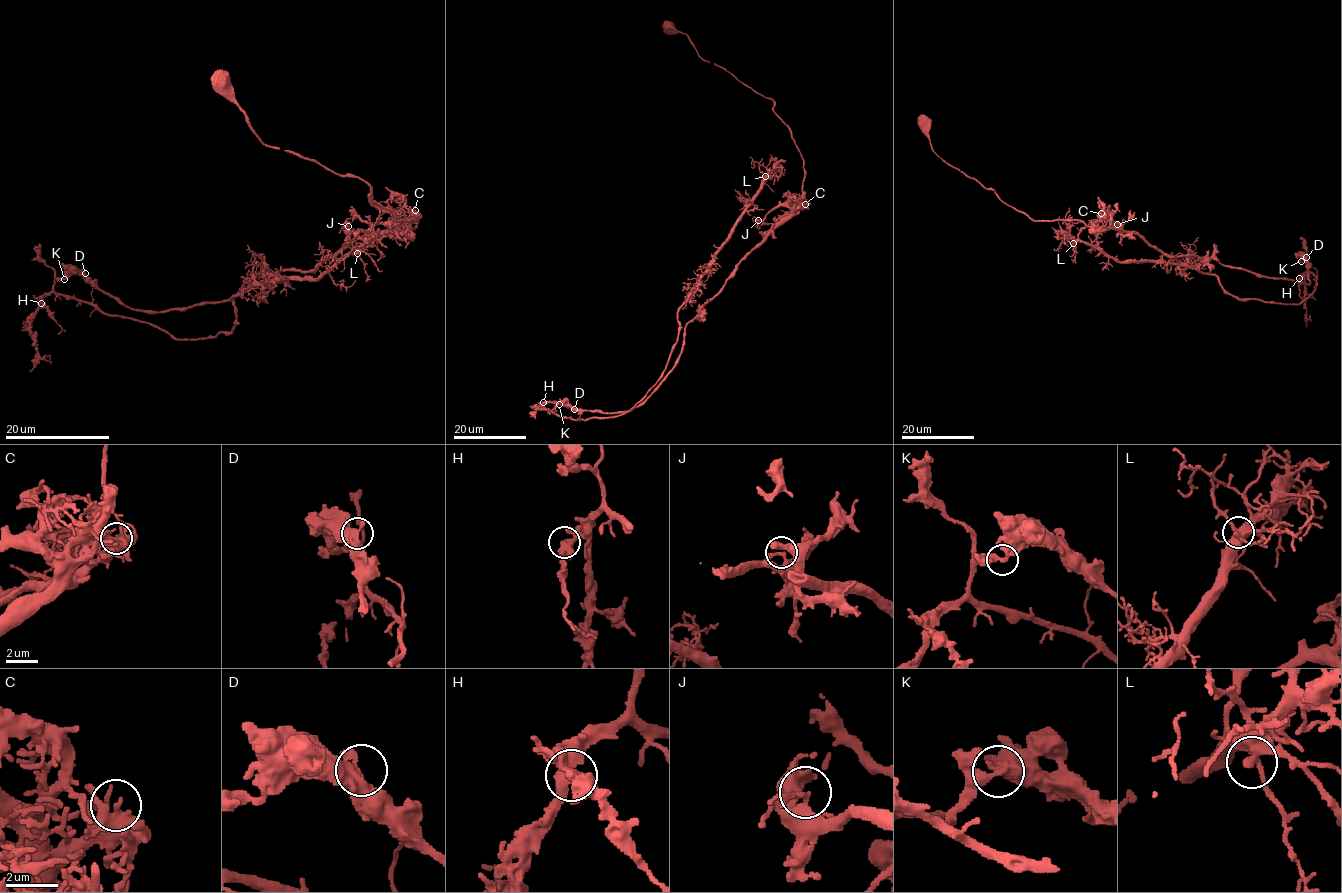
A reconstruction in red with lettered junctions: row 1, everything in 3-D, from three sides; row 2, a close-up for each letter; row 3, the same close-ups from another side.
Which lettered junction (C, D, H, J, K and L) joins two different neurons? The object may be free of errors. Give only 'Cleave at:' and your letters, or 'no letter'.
Cleave at: K

